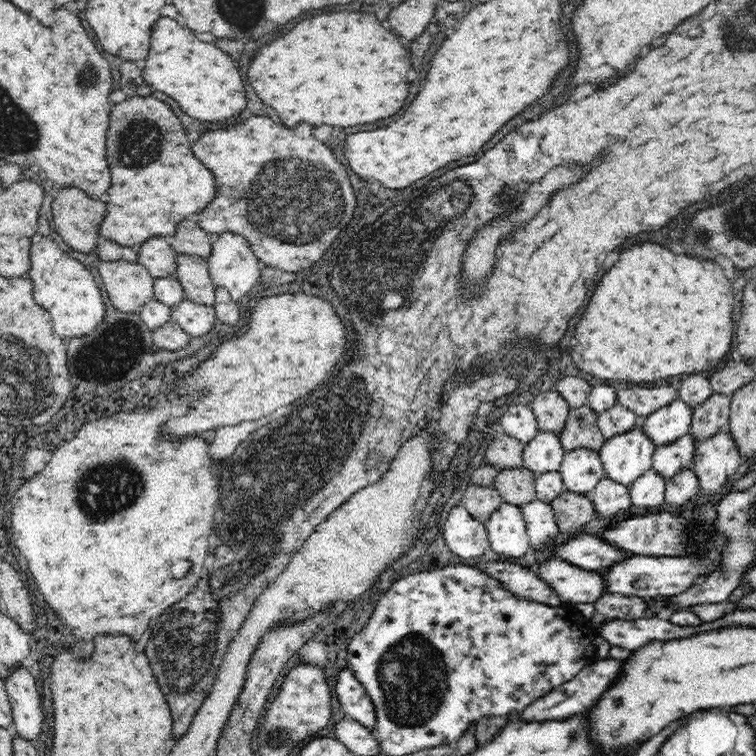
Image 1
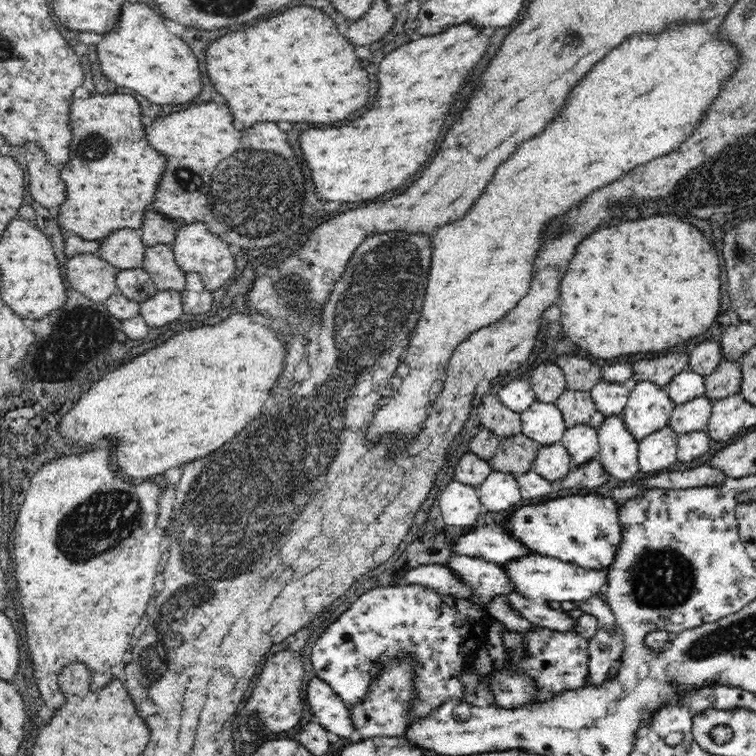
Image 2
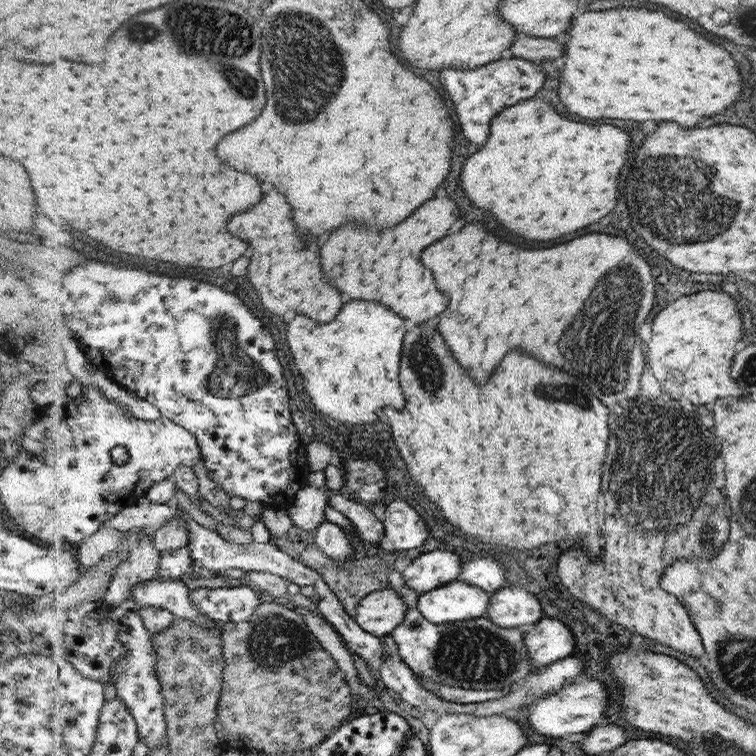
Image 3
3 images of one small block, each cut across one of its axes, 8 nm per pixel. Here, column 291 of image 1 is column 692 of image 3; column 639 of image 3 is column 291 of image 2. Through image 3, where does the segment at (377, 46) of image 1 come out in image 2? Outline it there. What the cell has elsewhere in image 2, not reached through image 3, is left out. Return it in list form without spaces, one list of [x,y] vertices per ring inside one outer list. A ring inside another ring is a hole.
[[[310,6],[290,8],[290,10],[286,10],[286,12],[282,12],[282,14],[274,16],[274,18],[268,18],[268,20],[258,22],[254,26],[248,26],[242,32],[230,32],[230,36],[222,36],[222,38],[210,42],[208,48],[206,48],[206,74],[208,74],[210,82],[216,84],[218,92],[230,102],[236,128],[244,128],[244,126],[254,124],[254,122],[278,122],[278,120],[286,120],[286,122],[318,122],[318,124],[336,122],[336,120],[348,118],[356,108],[362,108],[370,100],[370,94],[368,94],[370,92],[368,74],[360,66],[360,60],[354,56],[354,46],[342,34],[338,34],[336,24],[326,14],[322,14],[320,10],[310,8]]]

